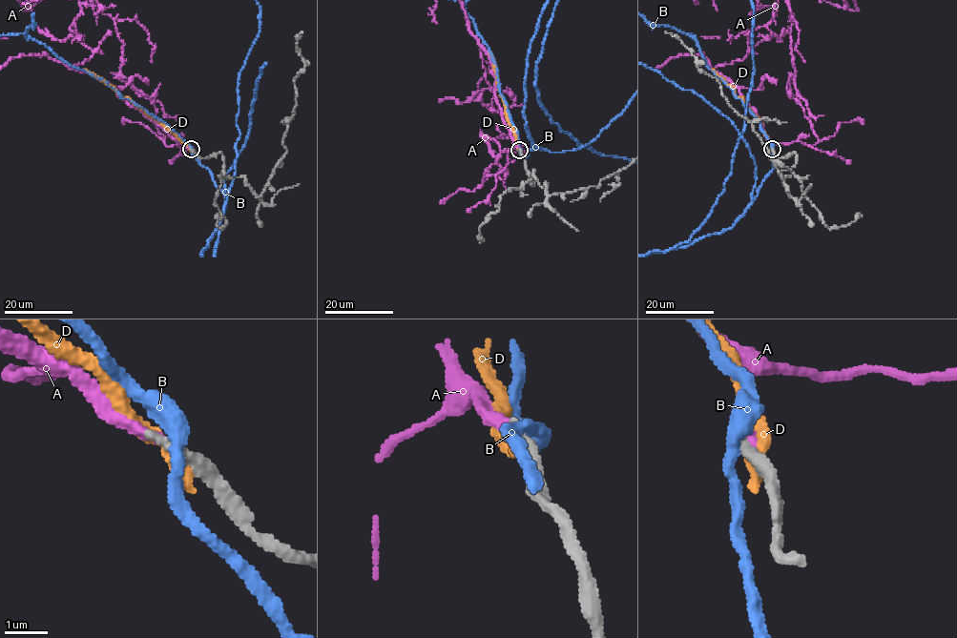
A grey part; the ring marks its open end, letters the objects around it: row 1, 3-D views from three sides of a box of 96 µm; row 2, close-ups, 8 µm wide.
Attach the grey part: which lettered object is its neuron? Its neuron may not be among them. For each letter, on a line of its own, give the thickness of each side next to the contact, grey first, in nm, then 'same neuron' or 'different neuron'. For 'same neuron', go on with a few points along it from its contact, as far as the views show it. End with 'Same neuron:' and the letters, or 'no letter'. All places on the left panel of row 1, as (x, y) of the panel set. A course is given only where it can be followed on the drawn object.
A: 300 nm thick on the grey side, 240 nm on the other; same neuron
B: 300 nm thick on the grey side, 340 nm on the other; different neuron
D: 360 nm thick on the grey side, 400 nm on the other; different neuron
Same neuron: A

